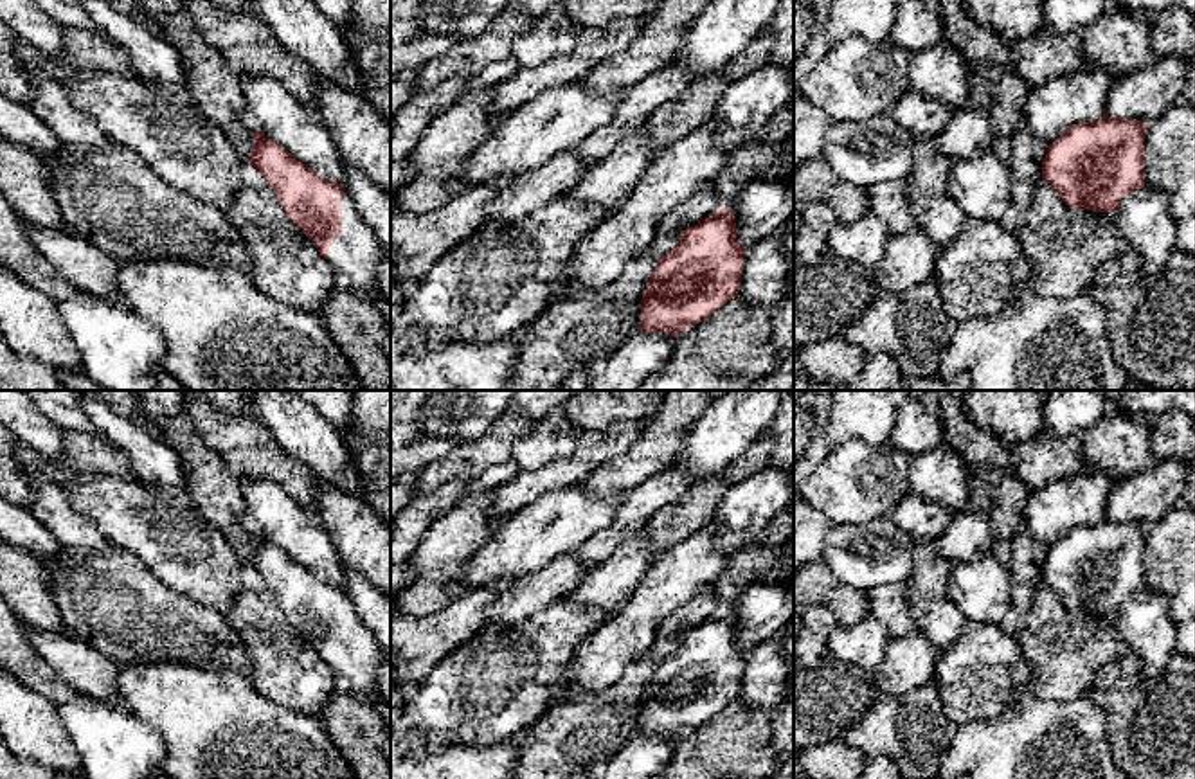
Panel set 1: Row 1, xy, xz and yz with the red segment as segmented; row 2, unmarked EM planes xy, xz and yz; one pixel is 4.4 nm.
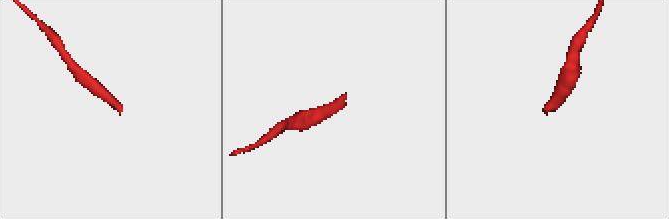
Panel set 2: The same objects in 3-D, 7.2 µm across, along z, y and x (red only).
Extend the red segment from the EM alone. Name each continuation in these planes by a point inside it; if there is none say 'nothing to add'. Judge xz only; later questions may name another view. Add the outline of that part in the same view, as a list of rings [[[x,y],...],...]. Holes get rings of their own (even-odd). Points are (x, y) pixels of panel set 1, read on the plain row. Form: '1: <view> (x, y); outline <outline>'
nothing to add

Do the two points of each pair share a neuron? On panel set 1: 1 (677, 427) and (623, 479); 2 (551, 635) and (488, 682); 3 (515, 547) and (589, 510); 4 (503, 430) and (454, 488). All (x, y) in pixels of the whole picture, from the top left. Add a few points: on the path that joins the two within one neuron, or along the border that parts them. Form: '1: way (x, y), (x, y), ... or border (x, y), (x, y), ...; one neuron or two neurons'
1: way (664, 438), (636, 466); one neuron
2: way (535, 652), (513, 673), (504, 677); one neuron
3: way (533, 537), (571, 515); one neuron
4: border (468, 479), (449, 479), (422, 495); two neurons

